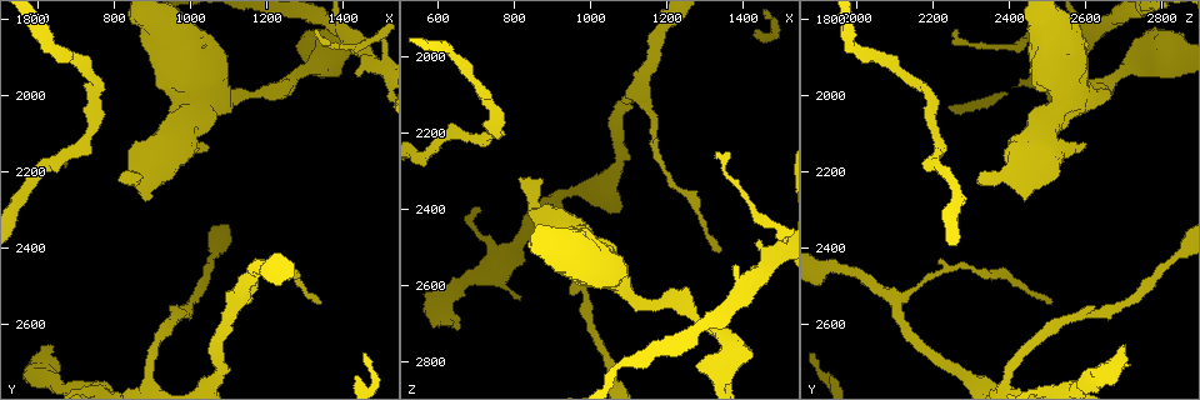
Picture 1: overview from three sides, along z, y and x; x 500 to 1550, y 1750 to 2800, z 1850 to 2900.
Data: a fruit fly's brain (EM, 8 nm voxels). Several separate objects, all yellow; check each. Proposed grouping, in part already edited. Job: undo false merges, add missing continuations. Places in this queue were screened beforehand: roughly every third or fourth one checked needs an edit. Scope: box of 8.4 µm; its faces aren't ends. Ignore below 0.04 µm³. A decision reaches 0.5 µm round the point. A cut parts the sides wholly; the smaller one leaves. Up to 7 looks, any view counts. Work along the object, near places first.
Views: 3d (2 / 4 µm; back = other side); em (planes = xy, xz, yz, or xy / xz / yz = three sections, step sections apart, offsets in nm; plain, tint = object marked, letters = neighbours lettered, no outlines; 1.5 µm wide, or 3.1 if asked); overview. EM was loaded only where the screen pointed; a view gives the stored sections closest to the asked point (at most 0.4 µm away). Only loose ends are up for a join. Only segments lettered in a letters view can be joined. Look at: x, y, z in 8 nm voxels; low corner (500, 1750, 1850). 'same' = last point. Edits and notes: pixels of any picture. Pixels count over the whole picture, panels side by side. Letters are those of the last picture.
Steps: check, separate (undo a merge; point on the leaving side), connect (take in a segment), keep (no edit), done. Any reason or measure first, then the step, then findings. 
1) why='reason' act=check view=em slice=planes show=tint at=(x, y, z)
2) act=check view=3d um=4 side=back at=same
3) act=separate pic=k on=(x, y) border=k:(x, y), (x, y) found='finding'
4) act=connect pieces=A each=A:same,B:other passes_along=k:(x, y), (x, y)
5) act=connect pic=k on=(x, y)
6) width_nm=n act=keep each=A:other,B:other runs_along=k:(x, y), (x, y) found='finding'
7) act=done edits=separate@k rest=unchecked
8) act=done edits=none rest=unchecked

why='stops while still wide' act=check view=3d um=4 at=(1435, 1935, 2480)

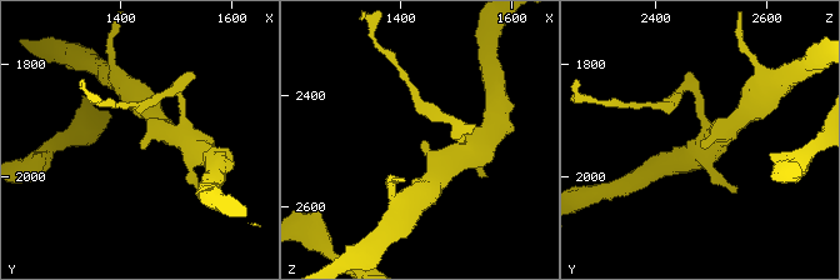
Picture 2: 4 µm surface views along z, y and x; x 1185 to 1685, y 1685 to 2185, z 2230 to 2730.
arm_widths_nm=280,360 act=check view=em slice=planes show=letters at=(1440, 1930, 2485)

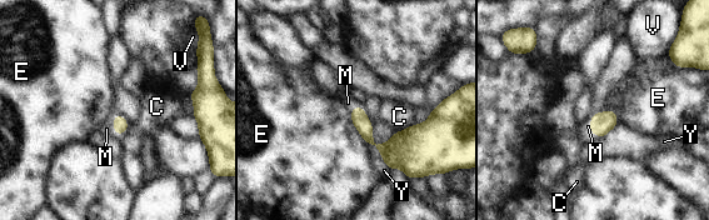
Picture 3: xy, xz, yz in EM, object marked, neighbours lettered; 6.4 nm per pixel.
longest_contact=Y:170nm act=connect pieces=M each=C:other,E:other,M:same,V:other,Y:other passes_along=3:(120, 125), (114, 126), (106, 129) found='the neuron continues'

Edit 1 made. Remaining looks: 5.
act=check view=overview

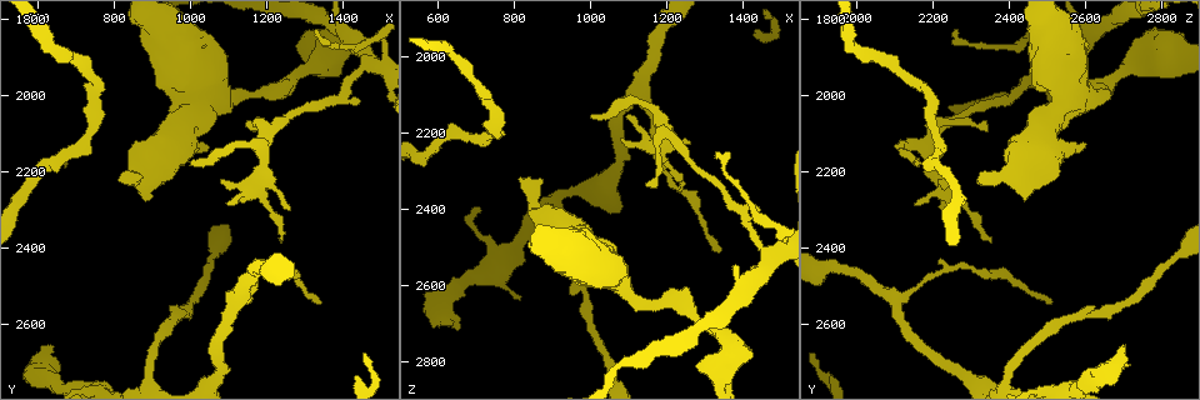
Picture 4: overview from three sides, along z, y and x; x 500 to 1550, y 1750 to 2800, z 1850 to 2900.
why='end of a long branch' act=check view=3d um=4 at=(1340, 2545, 2515)

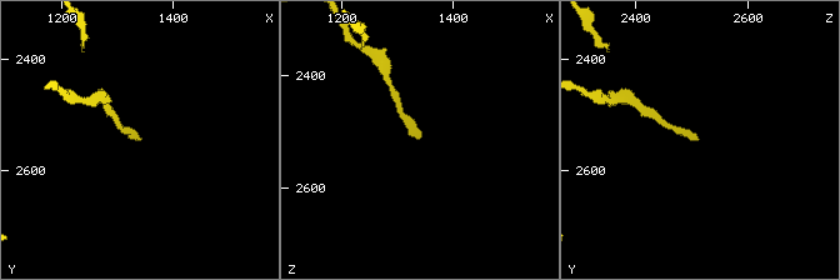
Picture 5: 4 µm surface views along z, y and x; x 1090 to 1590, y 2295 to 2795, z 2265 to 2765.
why='shape alone is not enough' act=check view=em slice=planes show=letters at=(1335, 2550, 2510)

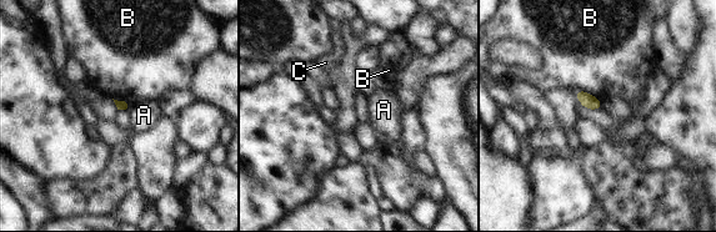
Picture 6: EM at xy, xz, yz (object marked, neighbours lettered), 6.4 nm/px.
longest_contact=B:200nm act=keep each=A:other,B:other,C:other found='none of them fits'

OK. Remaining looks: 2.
why='thin end' act=check view=3d um=4 side=back at=(1005, 2180, 2155)

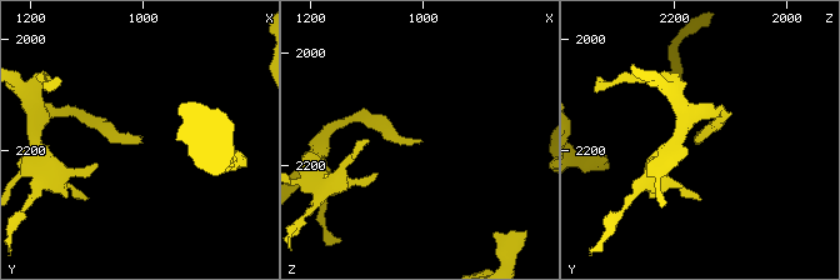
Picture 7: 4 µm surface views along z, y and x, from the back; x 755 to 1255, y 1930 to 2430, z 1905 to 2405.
why='shape alone is not enough' act=check view=em slice=planes show=letters at=(1000, 2180, 2155)

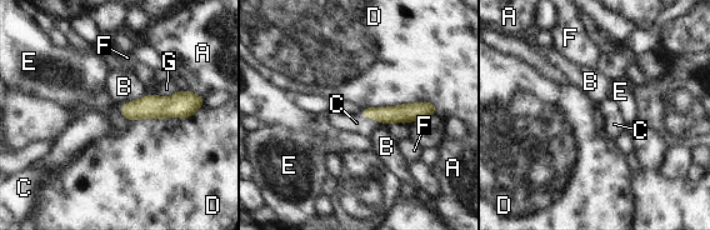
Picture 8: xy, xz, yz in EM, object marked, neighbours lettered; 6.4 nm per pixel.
act=connect pieces=C each=A:other,B:other,C:same,D:other,E:other,F:other,G:other passes_along=8:(408, 113), (371, 118), (356, 123) found='it goes on there'

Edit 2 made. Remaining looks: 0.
act=done edits=connect@3,connect@8 rest=unchecked

